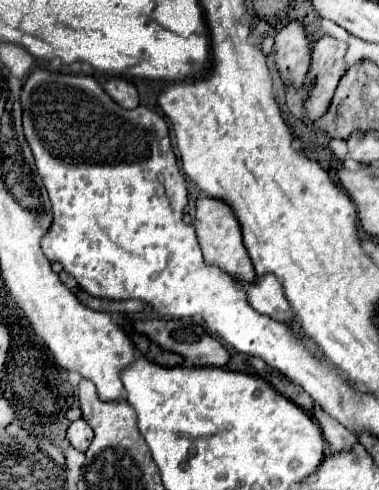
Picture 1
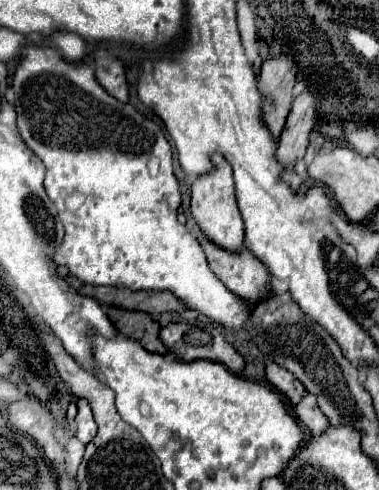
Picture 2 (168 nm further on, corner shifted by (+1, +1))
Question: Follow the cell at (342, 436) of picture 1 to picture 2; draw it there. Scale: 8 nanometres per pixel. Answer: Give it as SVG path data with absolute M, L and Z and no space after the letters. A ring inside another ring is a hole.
M304 394L302 400L300 400L296 406L292 406L292 412L294 412L296 420L302 422L312 434L324 432L326 426L330 424L328 418L324 418L322 410L318 408L316 396L312 396L312 394Z

